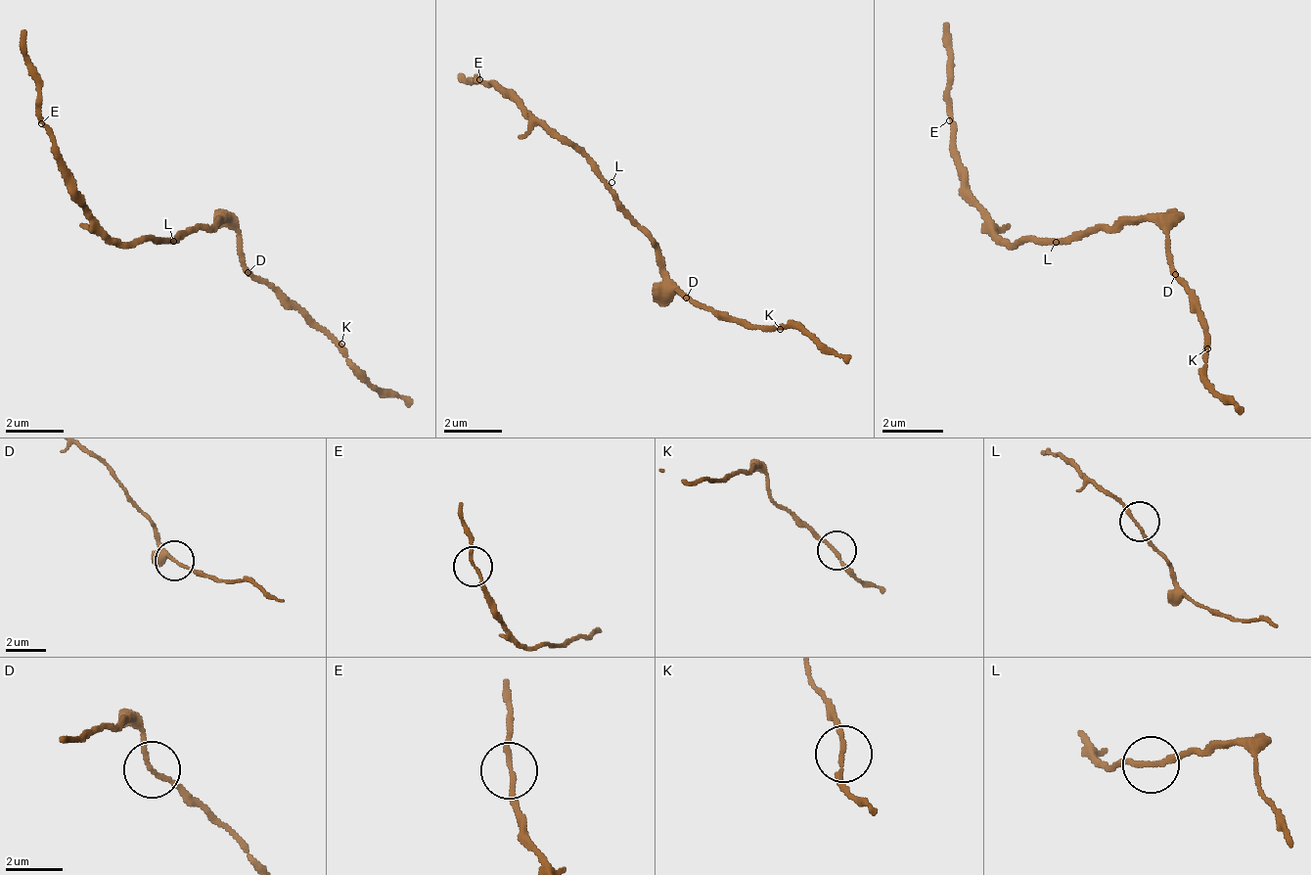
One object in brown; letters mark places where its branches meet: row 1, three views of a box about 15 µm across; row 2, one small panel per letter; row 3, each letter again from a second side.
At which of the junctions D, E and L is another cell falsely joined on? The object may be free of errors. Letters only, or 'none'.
none

